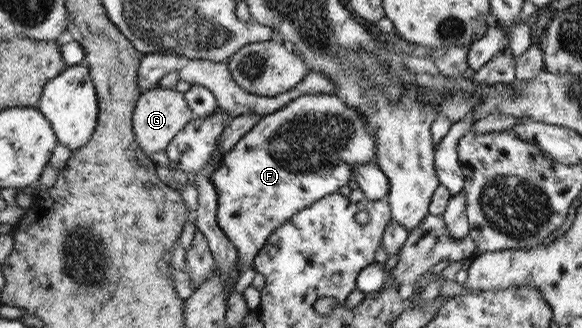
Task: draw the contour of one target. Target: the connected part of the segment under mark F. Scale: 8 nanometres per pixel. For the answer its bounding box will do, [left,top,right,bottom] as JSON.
[210,94,376,268]

